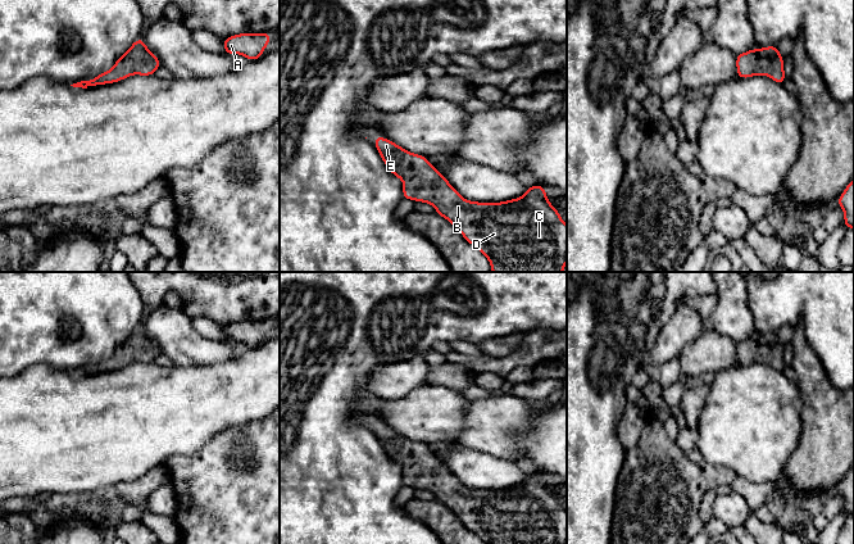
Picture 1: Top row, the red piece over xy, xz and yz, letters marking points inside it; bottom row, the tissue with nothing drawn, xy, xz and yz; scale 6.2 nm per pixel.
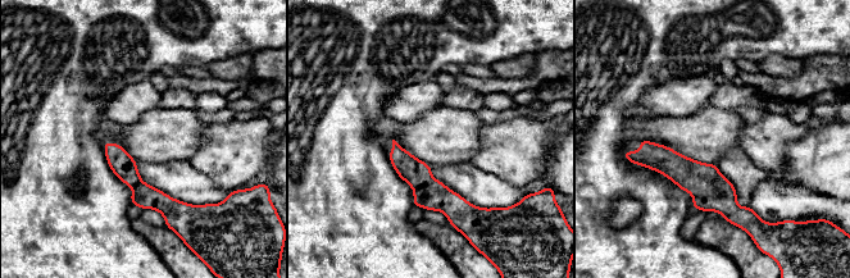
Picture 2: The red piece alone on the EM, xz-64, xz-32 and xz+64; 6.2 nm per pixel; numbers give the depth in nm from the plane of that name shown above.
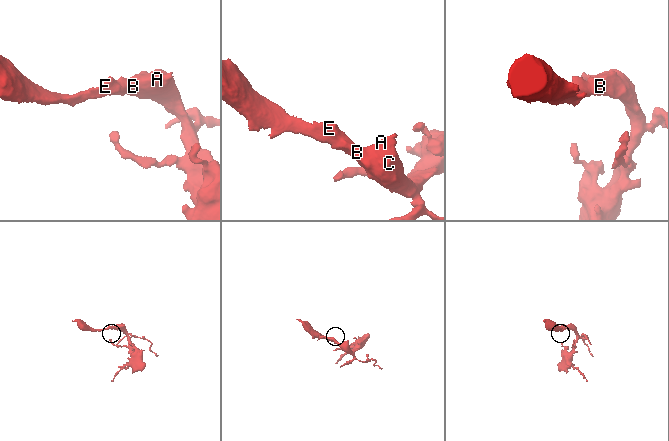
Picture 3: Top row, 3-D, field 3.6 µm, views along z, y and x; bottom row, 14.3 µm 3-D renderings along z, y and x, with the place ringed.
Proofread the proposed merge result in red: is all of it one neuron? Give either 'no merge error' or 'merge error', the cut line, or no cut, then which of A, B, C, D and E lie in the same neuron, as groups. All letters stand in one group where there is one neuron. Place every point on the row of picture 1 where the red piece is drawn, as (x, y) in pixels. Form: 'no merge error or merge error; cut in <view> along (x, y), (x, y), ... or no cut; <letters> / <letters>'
no merge error; no cut; A B C D E

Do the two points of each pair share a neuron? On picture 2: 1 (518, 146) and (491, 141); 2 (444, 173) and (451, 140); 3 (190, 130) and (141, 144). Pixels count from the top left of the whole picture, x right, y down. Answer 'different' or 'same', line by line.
1: same
2: different
3: same

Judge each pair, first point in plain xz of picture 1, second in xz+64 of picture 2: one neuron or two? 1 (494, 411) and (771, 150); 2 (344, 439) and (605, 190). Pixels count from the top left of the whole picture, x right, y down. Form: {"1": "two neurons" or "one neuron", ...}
{"1": "one neuron", "2": "one neuron"}

